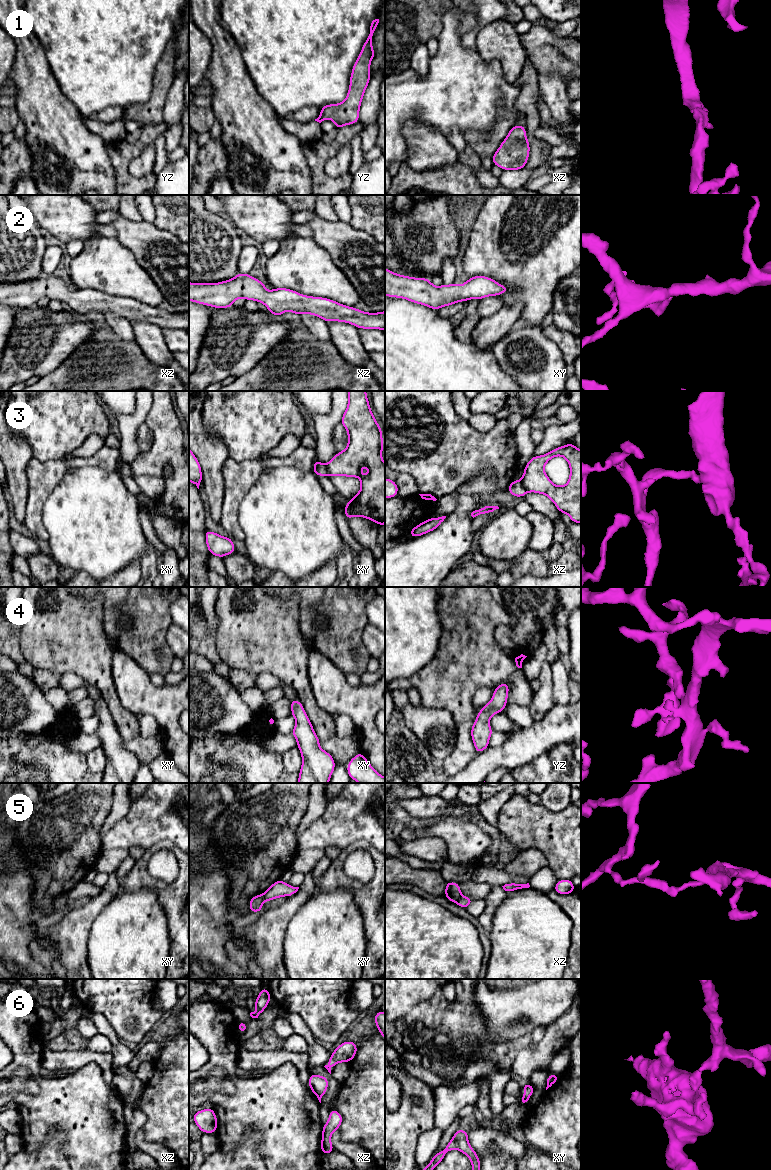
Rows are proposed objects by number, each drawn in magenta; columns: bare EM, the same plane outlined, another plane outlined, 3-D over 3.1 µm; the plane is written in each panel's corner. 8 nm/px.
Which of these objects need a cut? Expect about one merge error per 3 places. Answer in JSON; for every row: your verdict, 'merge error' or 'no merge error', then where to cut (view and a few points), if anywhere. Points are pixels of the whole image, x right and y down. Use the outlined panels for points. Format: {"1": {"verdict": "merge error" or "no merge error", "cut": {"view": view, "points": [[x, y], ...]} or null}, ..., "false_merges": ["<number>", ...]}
{"1": {"verdict": "no merge error", "cut": null}, "2": {"verdict": "no merge error", "cut": null}, "3": {"verdict": "merge error", "cut": {"view": "xy", "points": [[325, 465], [329, 475]]}}, "4": {"verdict": "no merge error", "cut": null}, "5": {"verdict": "merge error", "cut": {"view": "xy", "points": [[262, 894], [264, 901]]}}, "6": {"verdict": "no merge error", "cut": null}, "false_merges": ["3", "5"]}

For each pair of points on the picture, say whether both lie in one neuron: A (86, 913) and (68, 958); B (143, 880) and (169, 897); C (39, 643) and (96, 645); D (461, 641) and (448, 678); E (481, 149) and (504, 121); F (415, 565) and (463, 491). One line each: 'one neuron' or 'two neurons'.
A: one neuron
B: one neuron
C: one neuron
D: one neuron
E: one neuron
F: one neuron

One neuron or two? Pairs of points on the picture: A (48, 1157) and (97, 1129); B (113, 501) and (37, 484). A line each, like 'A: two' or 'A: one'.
A: two
B: two

